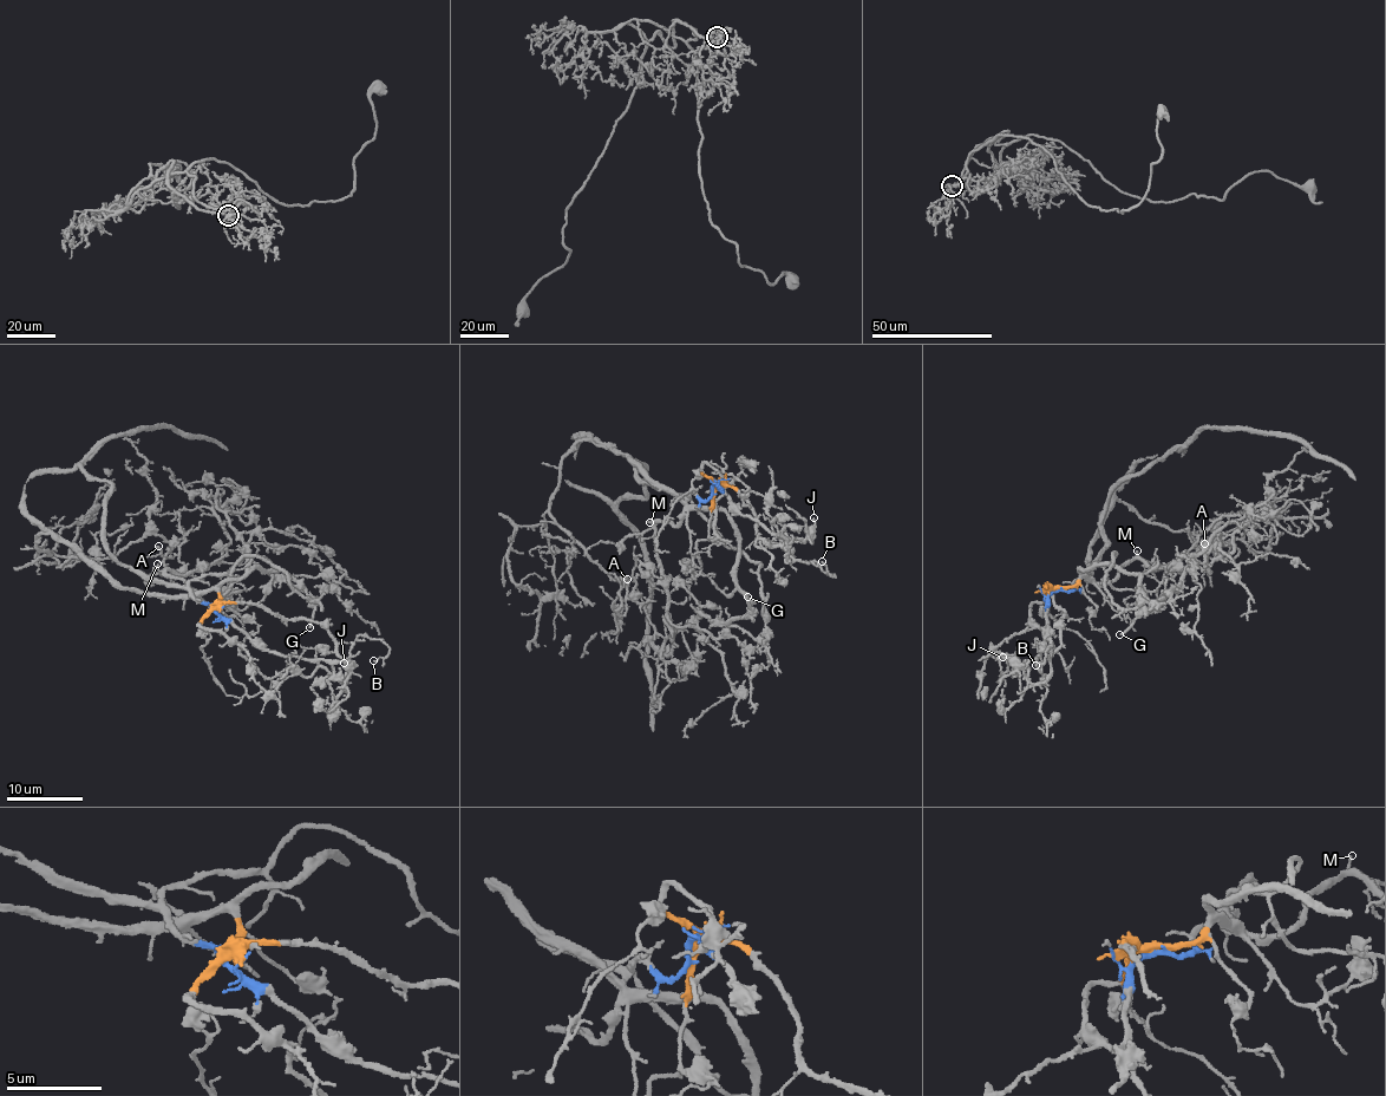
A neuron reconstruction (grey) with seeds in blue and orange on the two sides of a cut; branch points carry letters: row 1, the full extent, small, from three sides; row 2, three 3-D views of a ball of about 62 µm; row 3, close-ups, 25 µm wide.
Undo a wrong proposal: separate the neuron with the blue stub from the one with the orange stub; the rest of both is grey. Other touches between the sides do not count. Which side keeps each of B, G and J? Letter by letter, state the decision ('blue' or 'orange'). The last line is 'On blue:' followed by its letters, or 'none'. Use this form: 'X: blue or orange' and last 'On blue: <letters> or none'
B: orange
G: orange
J: blue
On blue: J

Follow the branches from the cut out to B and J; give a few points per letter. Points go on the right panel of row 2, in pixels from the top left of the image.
B: (1057, 589), (1045, 588), (1065, 615), (1057, 621), (1060, 645), (1048, 660), (1050, 643), (1045, 659), (1035, 664)
J: (1057, 589), (1046, 600), (1046, 627), (1043, 632), (1045, 641), (1038, 648), (1039, 656), (1022, 667), (1001, 658)

